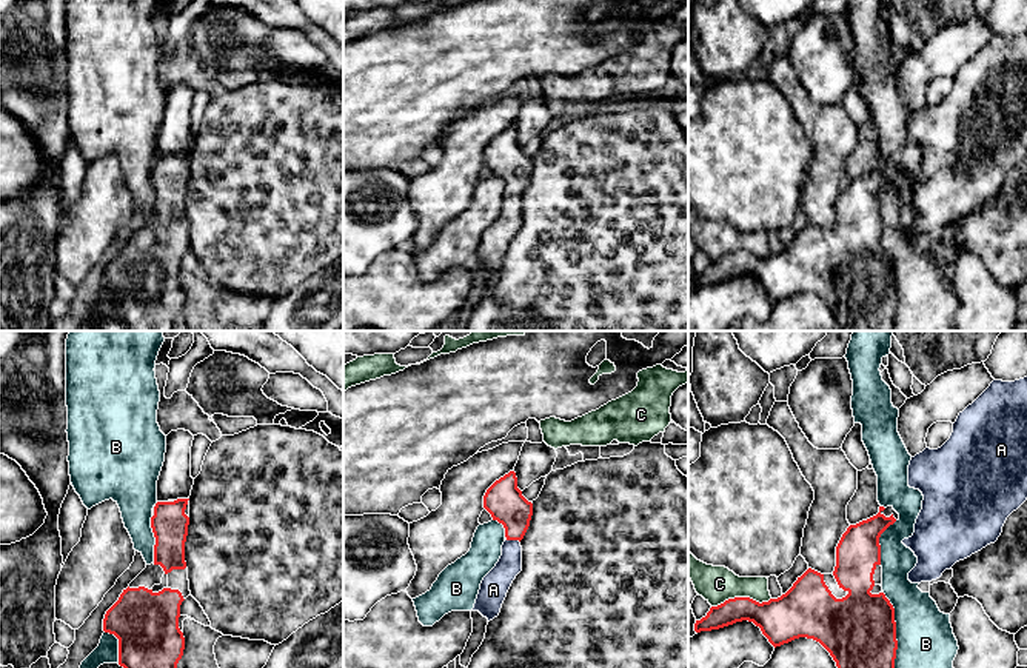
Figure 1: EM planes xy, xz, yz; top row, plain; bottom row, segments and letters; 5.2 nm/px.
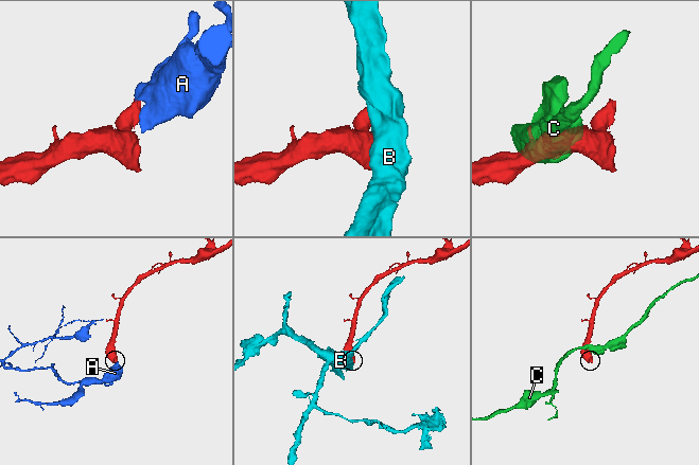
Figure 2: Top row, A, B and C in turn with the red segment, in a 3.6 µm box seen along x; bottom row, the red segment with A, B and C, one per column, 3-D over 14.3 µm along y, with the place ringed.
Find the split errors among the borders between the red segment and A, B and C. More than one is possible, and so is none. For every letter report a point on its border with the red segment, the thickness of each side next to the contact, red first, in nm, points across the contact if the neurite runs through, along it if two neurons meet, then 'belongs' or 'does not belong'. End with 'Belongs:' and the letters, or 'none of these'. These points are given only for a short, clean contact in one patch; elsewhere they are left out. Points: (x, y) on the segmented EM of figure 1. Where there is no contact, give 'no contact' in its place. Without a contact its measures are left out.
A: xz (513, 539) | 200/140 nm | belongs
B: yz (895, 630) | 380/300 nm | does not belong
C: yz (741, 597) | 240/190 nm | does not belong
Belongs: A

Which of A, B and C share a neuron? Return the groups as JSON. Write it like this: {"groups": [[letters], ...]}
{"groups": [["A"], ["B"], ["C"]]}

